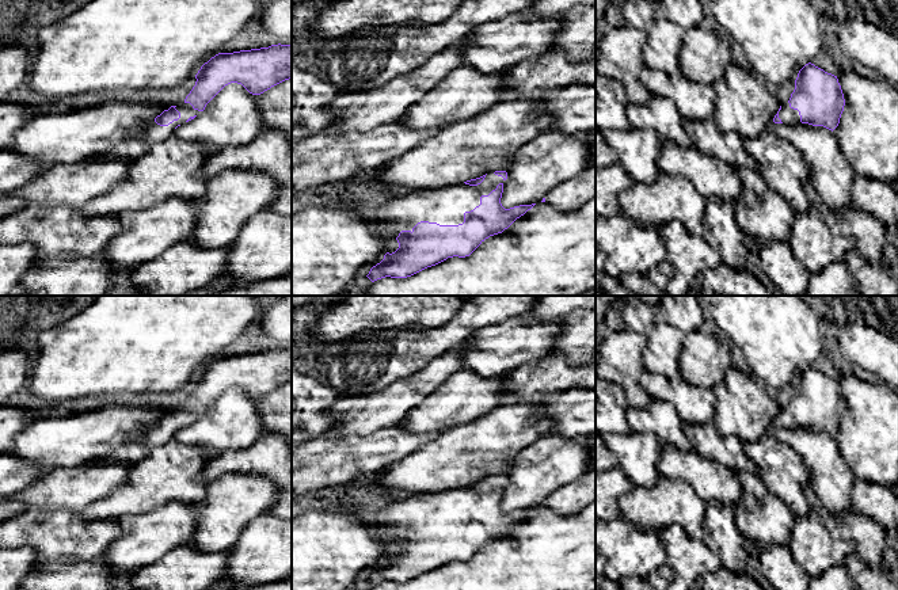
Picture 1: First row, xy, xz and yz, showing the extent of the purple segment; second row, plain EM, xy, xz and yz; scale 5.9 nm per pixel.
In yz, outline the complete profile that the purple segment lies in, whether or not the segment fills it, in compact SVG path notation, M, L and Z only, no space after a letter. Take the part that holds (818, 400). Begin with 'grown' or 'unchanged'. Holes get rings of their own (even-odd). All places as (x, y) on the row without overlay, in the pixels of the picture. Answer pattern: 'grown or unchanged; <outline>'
grown; M808 366L799 374L795 384L795 393L789 404L781 407L773 426L787 429L808 427L813 430L823 430L833 435L840 427L844 410L845 403L837 380Z

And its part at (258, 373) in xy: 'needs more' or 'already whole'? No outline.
needs more

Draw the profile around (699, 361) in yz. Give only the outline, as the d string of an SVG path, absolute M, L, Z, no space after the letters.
M704 327L685 334L680 376L693 387L712 389L724 377L719 359L720 340Z

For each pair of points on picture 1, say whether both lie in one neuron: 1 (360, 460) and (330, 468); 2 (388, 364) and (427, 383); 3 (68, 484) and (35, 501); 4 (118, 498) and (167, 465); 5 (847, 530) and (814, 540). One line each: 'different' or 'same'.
1: same
2: different
3: same
4: same
5: different

